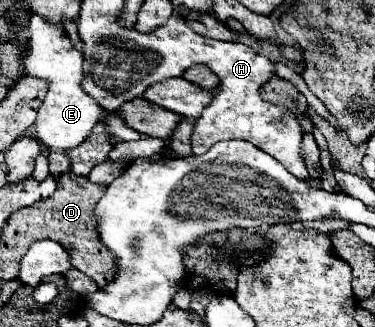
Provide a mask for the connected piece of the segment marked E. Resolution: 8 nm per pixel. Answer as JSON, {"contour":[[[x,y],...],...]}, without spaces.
{"contour":[[[32,16],[28,22],[28,40],[22,48],[20,60],[24,64],[22,78],[40,78],[48,82],[48,94],[38,110],[34,132],[40,142],[44,142],[52,152],[72,150],[82,144],[98,122],[98,112],[102,110],[98,102],[82,88],[84,82],[84,56],[72,46],[62,26],[50,24],[40,16]]]}

